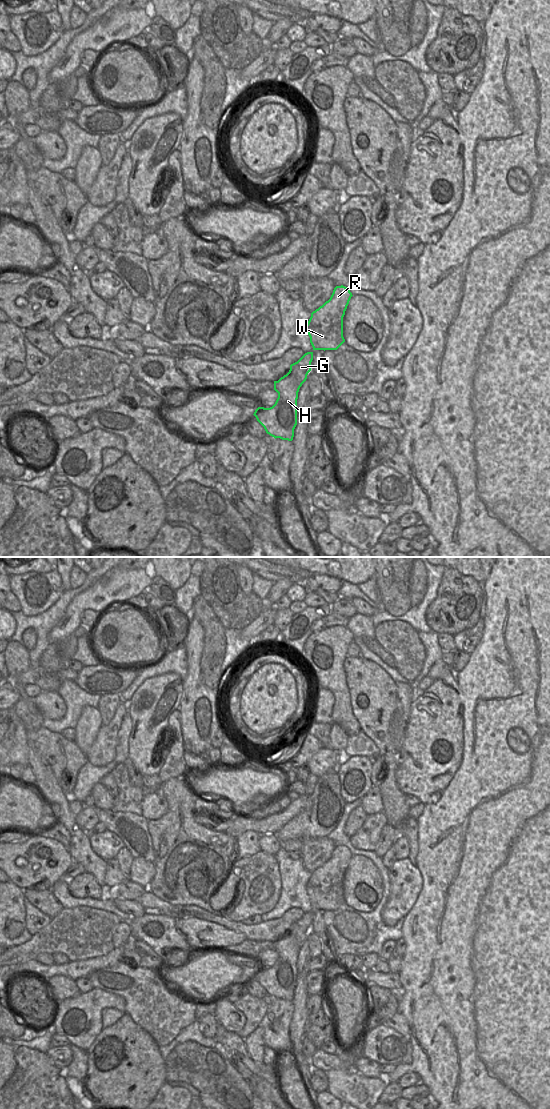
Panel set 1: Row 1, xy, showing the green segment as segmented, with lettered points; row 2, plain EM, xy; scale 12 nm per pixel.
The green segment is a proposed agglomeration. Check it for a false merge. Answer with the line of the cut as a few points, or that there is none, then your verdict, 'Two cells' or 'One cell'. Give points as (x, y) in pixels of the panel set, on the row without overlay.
No split. One cell

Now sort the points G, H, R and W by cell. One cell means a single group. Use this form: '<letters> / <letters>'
G H R W

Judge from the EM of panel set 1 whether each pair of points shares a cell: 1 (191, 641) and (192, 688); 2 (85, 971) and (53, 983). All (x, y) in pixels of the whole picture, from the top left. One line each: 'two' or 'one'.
1: one
2: two

